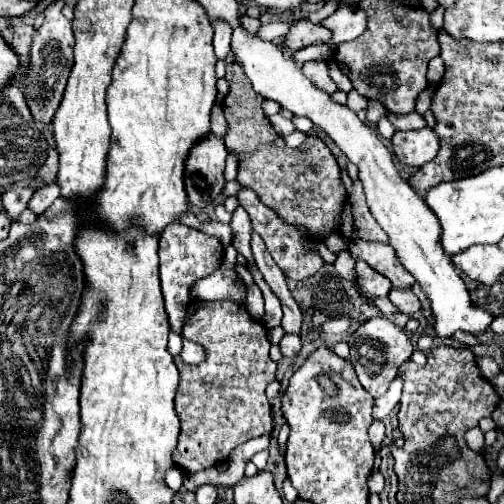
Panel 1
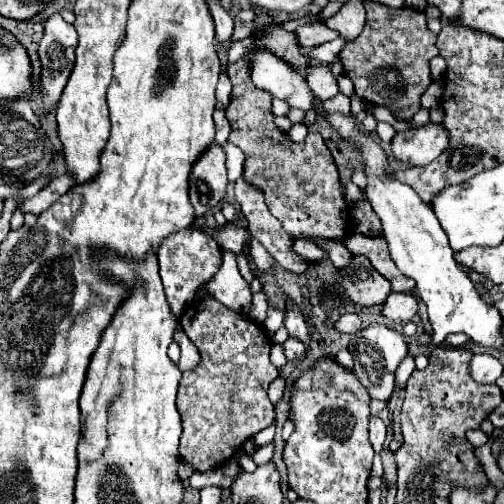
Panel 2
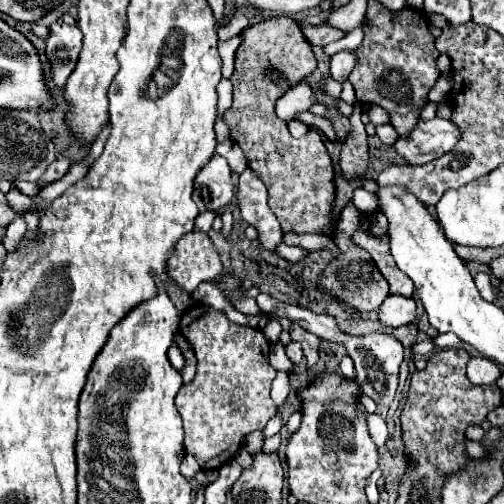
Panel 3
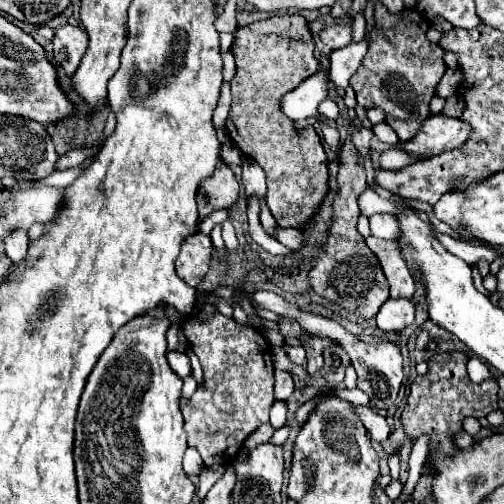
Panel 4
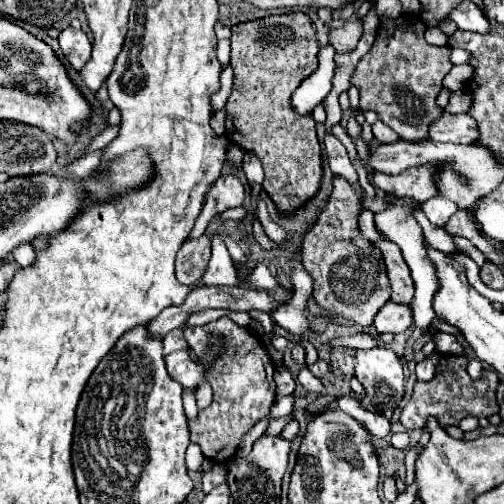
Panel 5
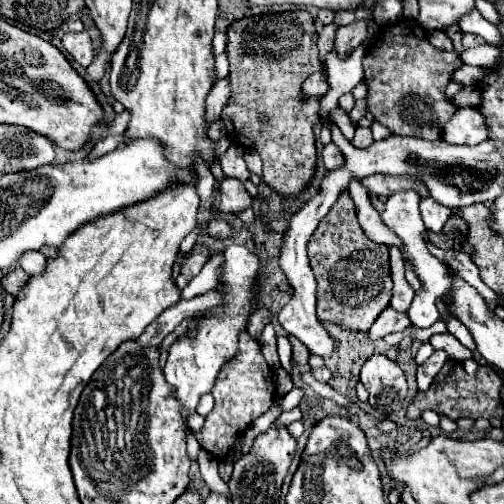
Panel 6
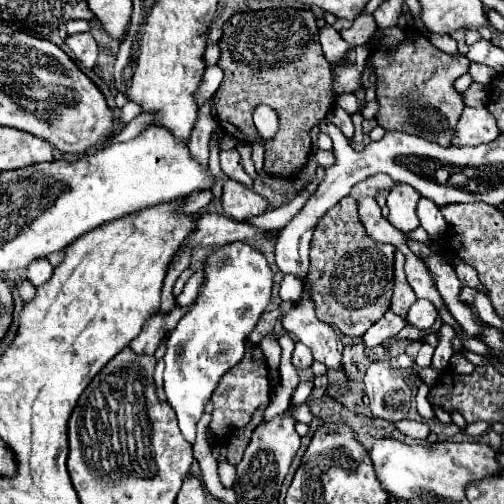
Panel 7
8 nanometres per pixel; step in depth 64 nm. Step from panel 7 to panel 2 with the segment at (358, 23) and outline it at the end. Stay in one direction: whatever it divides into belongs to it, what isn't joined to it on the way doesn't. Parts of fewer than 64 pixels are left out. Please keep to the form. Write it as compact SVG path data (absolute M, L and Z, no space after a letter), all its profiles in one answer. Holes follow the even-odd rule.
M304 24L296 30L298 38L300 38L300 46L302 48L314 48L314 46L320 46L320 44L326 44L334 38L338 38L340 34L330 30L326 24Z

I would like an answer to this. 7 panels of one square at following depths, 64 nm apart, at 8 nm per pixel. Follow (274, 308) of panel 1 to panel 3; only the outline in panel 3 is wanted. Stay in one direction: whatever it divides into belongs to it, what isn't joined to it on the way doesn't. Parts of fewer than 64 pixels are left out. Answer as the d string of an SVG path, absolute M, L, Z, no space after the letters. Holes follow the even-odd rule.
M270 318L268 326L266 326L262 332L264 332L264 336L266 336L266 340L268 340L268 342L278 342L278 340L280 340L282 326L280 326L280 322L278 322L276 318Z

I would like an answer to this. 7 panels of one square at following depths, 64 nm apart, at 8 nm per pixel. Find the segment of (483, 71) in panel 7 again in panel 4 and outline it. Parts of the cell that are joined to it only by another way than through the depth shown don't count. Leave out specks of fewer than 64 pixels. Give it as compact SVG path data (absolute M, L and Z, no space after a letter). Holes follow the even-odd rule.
M450 68L450 70L446 70L444 78L440 80L438 90L436 90L436 96L444 96L446 98L452 92L456 92L460 84L462 84L462 70L460 68Z

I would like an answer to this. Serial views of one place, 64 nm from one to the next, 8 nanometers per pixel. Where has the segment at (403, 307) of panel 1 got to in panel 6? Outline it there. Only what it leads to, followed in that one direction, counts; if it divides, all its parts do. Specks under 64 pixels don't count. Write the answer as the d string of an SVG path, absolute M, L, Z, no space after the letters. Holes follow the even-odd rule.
M388 306L388 308L382 312L382 316L376 318L376 322L372 324L372 328L368 330L368 336L370 336L370 340L378 340L378 338L384 338L386 334L402 332L408 324L410 324L410 320L408 320L406 314L396 312L394 308Z

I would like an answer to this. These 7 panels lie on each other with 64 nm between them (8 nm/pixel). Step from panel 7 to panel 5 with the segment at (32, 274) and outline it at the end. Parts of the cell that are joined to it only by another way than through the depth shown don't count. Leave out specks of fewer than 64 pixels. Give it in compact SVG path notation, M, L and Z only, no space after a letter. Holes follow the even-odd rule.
M22 244L20 248L16 248L16 250L12 252L12 256L14 256L14 260L16 260L22 268L26 268L28 264L30 264L30 266L34 264L34 260L36 260L36 250L34 250L34 246L30 246L30 244Z

